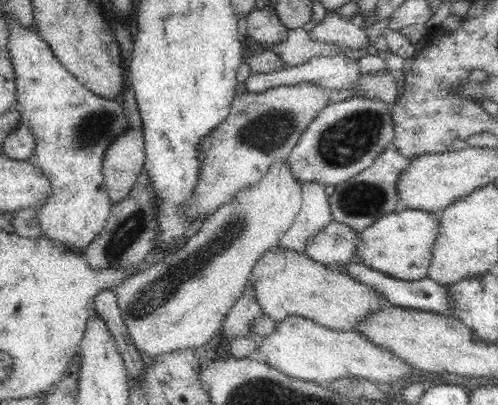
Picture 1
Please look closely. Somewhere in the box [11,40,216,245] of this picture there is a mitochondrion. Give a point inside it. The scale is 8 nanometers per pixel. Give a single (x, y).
(93, 128)

